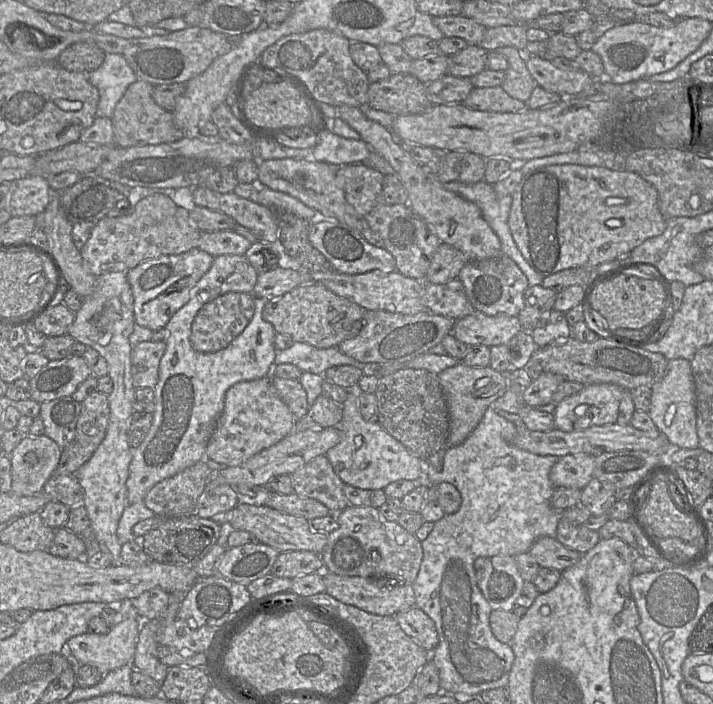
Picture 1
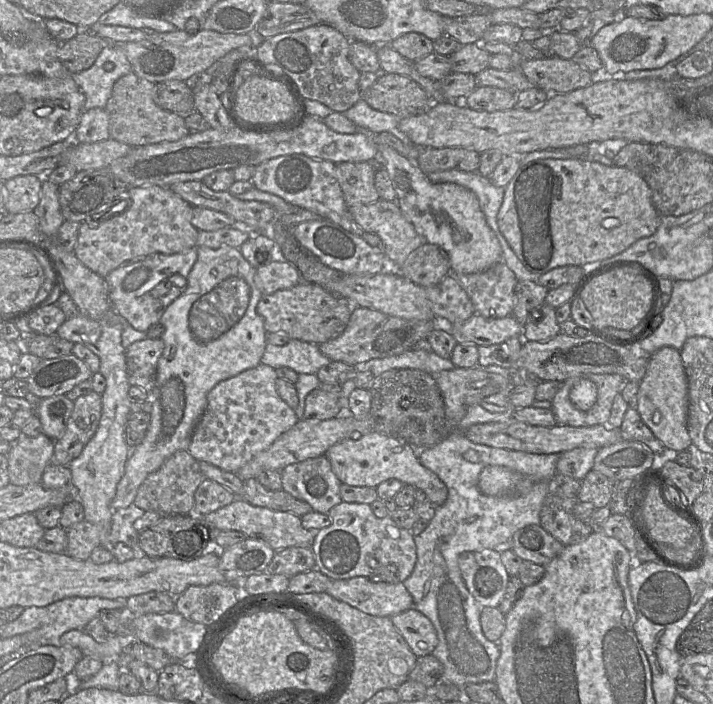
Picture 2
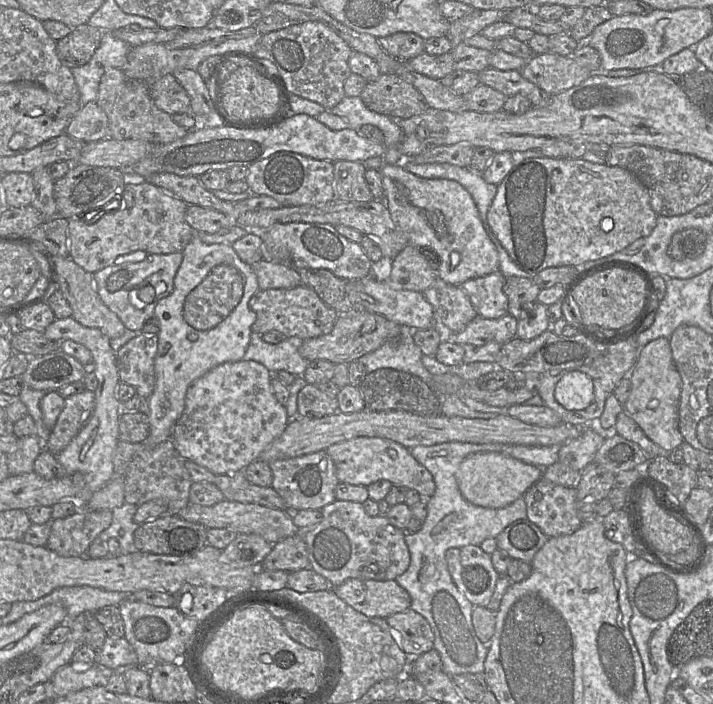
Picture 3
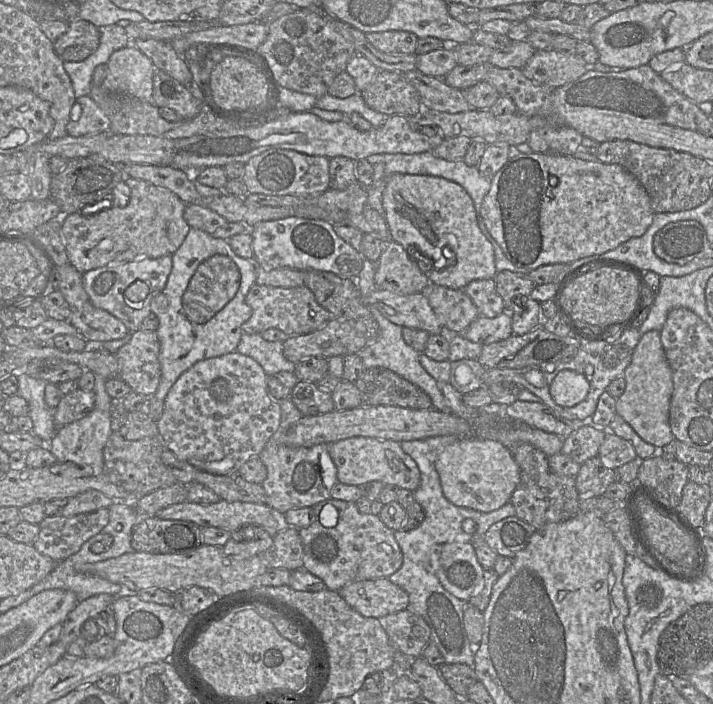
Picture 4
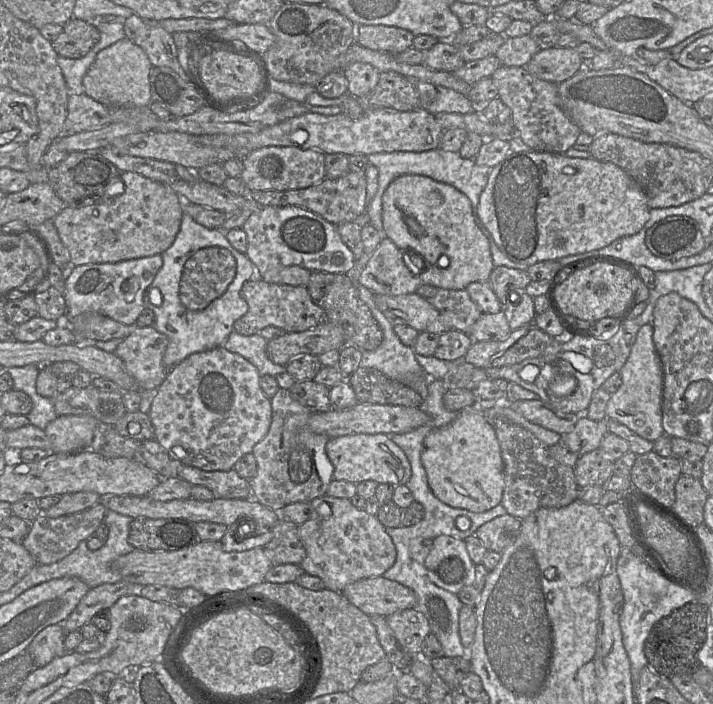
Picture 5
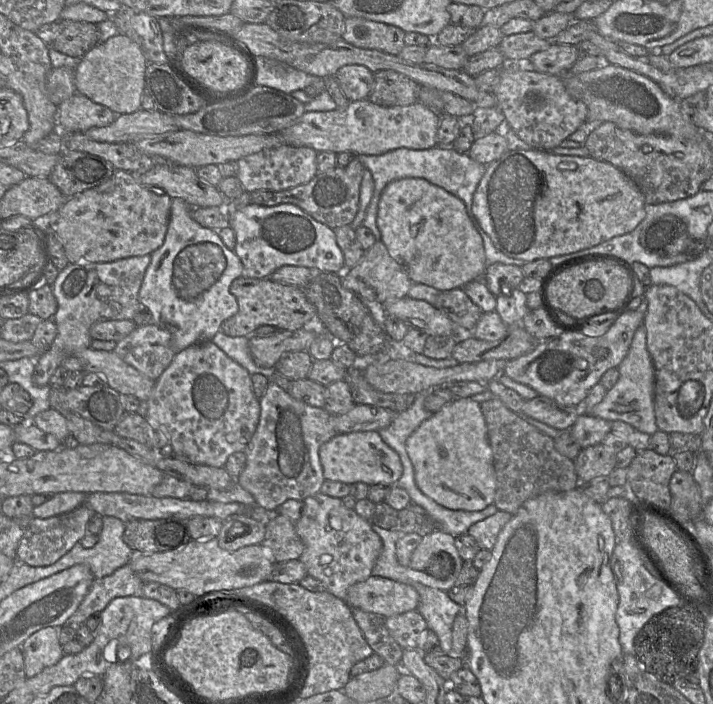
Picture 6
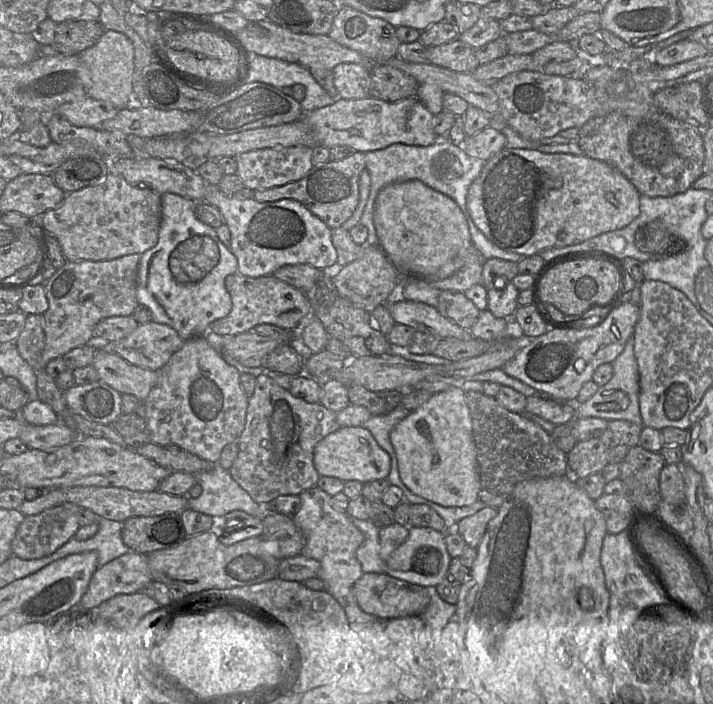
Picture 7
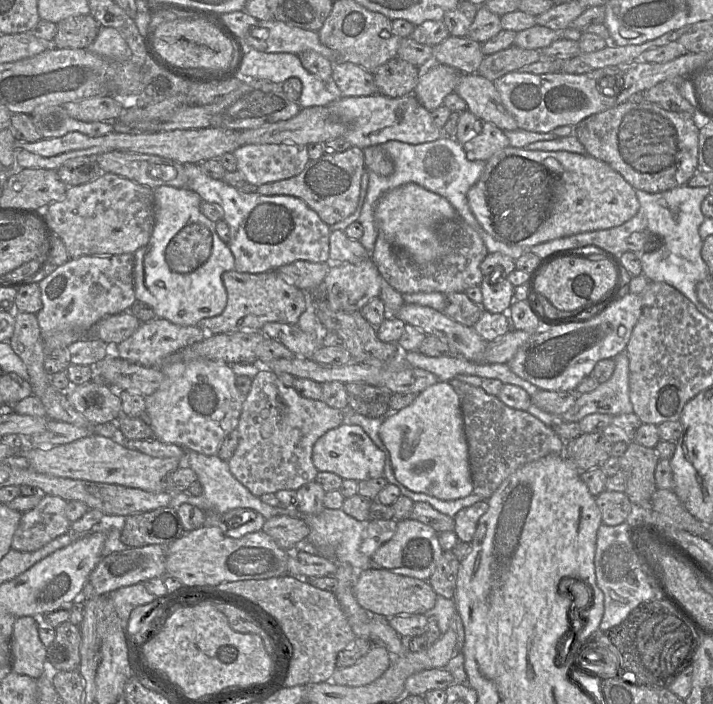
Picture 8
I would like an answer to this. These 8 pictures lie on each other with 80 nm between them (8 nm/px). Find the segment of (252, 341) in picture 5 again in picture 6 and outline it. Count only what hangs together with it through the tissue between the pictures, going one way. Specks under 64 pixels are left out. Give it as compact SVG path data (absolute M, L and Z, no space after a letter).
M219 331L211 341L230 358L246 368L251 375L262 374L270 379L276 369L274 367L260 367L254 363L249 350L249 337L230 337Z

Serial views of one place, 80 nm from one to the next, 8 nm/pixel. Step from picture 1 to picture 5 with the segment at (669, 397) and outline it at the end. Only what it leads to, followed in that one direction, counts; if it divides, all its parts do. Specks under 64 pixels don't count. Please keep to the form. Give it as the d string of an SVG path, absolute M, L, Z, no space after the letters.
M653 326L640 327L630 355L621 368L622 384L614 392L606 406L606 418L614 419L640 437L654 442L665 432L662 427L663 370L653 342Z

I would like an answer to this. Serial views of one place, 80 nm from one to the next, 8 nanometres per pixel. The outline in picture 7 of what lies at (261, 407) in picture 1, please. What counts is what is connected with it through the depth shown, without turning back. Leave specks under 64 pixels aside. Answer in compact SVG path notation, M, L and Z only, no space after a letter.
M205 336L186 340L159 370L158 382L144 400L151 442L160 446L177 446L217 464L223 448L238 441L245 427L248 397L241 387L240 376L241 373L224 360L222 354L210 345Z

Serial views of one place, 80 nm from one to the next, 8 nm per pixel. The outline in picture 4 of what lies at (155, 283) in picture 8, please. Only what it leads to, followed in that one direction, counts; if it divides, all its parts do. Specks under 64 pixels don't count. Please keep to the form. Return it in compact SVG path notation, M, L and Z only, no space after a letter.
M194 227L171 256L173 265L167 283L150 301L151 311L159 319L156 331L161 365L159 386L150 397L149 416L155 422L163 413L169 390L182 373L200 360L236 351L243 334L242 325L252 315L245 299L257 279L253 260L238 256L228 240Z

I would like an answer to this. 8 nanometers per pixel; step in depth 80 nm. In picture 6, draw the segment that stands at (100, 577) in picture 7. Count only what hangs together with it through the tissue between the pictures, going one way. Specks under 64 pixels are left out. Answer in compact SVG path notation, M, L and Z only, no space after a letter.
M129 564L116 569L111 575L94 579L88 593L65 625L77 630L92 614L102 612L113 599L125 596L143 597L143 585L144 582Z

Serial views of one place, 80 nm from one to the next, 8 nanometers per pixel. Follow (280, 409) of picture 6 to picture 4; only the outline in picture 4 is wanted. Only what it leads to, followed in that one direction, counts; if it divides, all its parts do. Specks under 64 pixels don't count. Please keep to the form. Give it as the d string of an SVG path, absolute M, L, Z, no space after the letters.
M290 396L284 397L279 403L281 407L279 428L258 456L267 468L267 477L261 484L266 494L265 503L285 513L293 508L315 506L331 498L331 490L338 479L337 468L328 452L327 443L311 447L292 447L282 443L283 435L303 417L303 414Z

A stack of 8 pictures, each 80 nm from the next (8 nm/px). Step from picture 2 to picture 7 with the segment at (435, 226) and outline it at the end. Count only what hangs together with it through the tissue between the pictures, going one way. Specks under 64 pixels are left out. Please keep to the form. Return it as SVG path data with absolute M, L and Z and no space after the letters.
M420 180L393 183L378 194L374 225L379 246L401 274L444 279L462 266L459 251L472 246L468 222L458 204Z

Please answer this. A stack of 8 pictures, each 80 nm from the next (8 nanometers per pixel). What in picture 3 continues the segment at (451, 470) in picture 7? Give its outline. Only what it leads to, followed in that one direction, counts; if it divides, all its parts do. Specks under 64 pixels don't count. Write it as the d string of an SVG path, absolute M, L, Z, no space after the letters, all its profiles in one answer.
M481 452L465 458L457 471L457 482L461 494L470 503L498 509L523 496L543 476L543 470L498 452Z

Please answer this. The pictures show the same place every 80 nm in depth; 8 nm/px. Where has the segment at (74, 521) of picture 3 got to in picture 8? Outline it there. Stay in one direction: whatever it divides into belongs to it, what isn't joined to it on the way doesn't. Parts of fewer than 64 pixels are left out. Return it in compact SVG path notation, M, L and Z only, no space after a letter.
M41 495L37 506L22 513L11 549L33 552L70 531L71 522L65 515L66 501L57 496Z

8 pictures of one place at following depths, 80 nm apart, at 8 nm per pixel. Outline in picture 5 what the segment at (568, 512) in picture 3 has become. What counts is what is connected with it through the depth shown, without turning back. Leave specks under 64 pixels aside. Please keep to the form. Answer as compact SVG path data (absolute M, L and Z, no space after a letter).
M494 419L493 428L504 465L505 487L500 504L509 515L524 519L540 508L562 508L577 499L574 467L554 460L548 446L517 424L506 419Z

